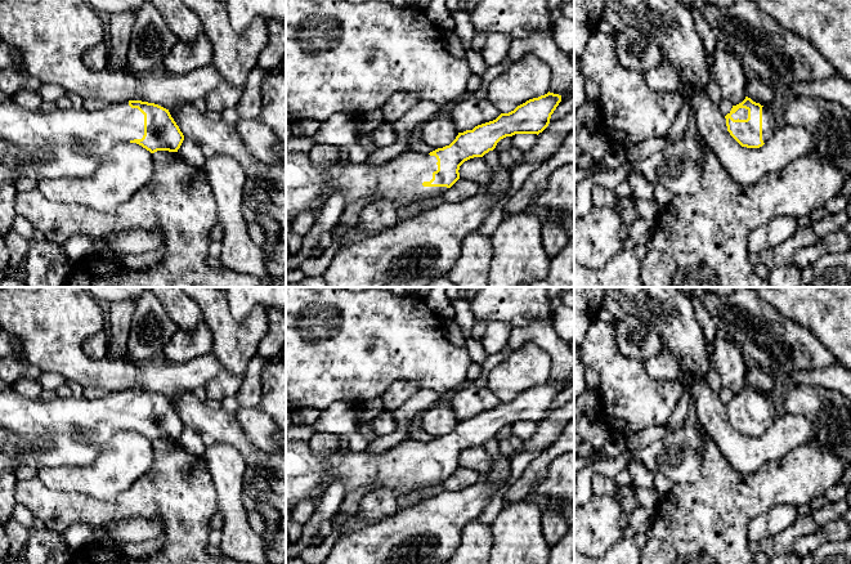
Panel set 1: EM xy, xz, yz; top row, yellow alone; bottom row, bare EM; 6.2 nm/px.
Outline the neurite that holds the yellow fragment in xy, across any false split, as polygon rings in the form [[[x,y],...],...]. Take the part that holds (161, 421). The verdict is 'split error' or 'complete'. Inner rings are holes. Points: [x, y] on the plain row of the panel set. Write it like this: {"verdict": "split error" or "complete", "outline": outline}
{"verdict": "split error", "outline": [[[6,388],[0,390],[0,473],[14,474],[19,466],[86,466],[118,431],[136,431],[154,442],[178,440],[184,424],[169,398],[148,390],[125,389],[100,399],[57,398],[35,400]]]}

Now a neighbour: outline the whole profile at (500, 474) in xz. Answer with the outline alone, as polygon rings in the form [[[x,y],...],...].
[[[500,462],[489,474],[488,483],[492,485],[491,497],[509,480],[509,465]]]

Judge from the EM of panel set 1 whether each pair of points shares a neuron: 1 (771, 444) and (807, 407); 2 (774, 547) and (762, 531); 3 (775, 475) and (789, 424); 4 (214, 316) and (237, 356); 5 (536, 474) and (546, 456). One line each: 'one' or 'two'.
1: two
2: two
3: two
4: one
5: one

